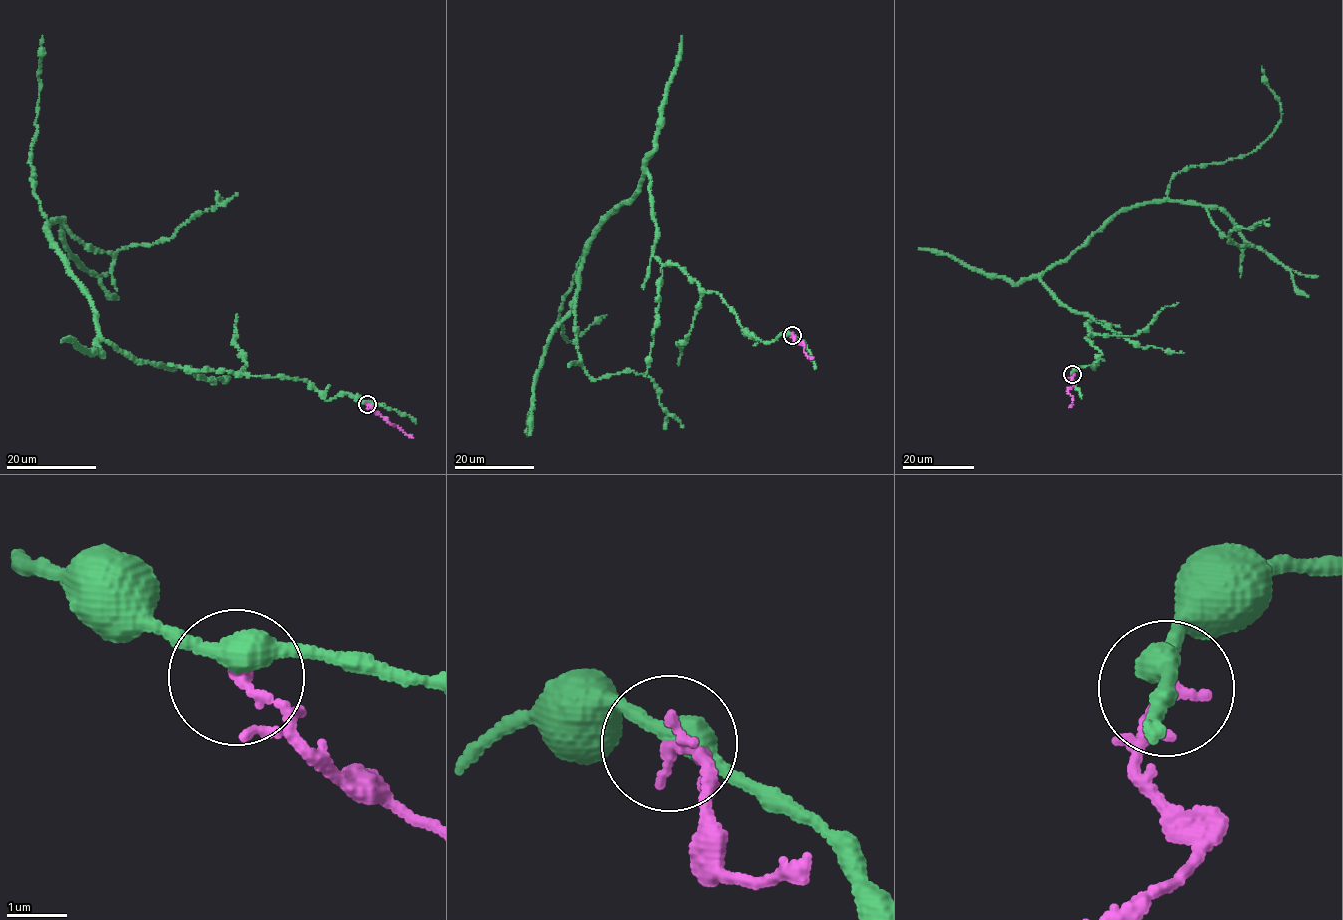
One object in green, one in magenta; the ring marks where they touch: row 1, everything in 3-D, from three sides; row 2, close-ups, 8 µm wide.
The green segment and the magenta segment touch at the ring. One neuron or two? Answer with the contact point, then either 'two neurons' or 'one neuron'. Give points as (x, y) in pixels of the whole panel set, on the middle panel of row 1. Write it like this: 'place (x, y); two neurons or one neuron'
place (792, 335); two neurons

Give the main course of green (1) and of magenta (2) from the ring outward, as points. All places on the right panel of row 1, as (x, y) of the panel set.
1: (1072, 374), (1101, 354), (1094, 320), (1040, 276), (1151, 202), (1204, 206), (1242, 246), (1228, 236), (1260, 222)
2: (1072, 374), (1074, 385), (1068, 391), (1072, 396), (1068, 407)

